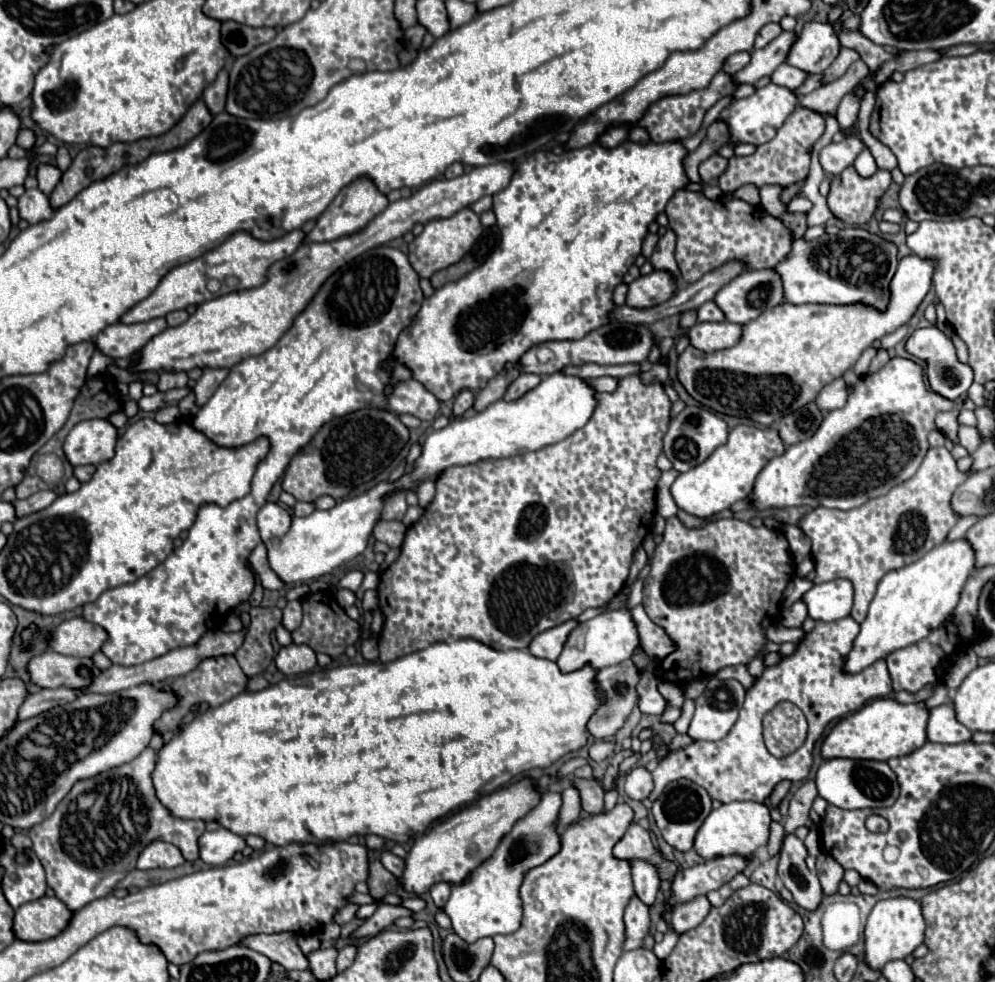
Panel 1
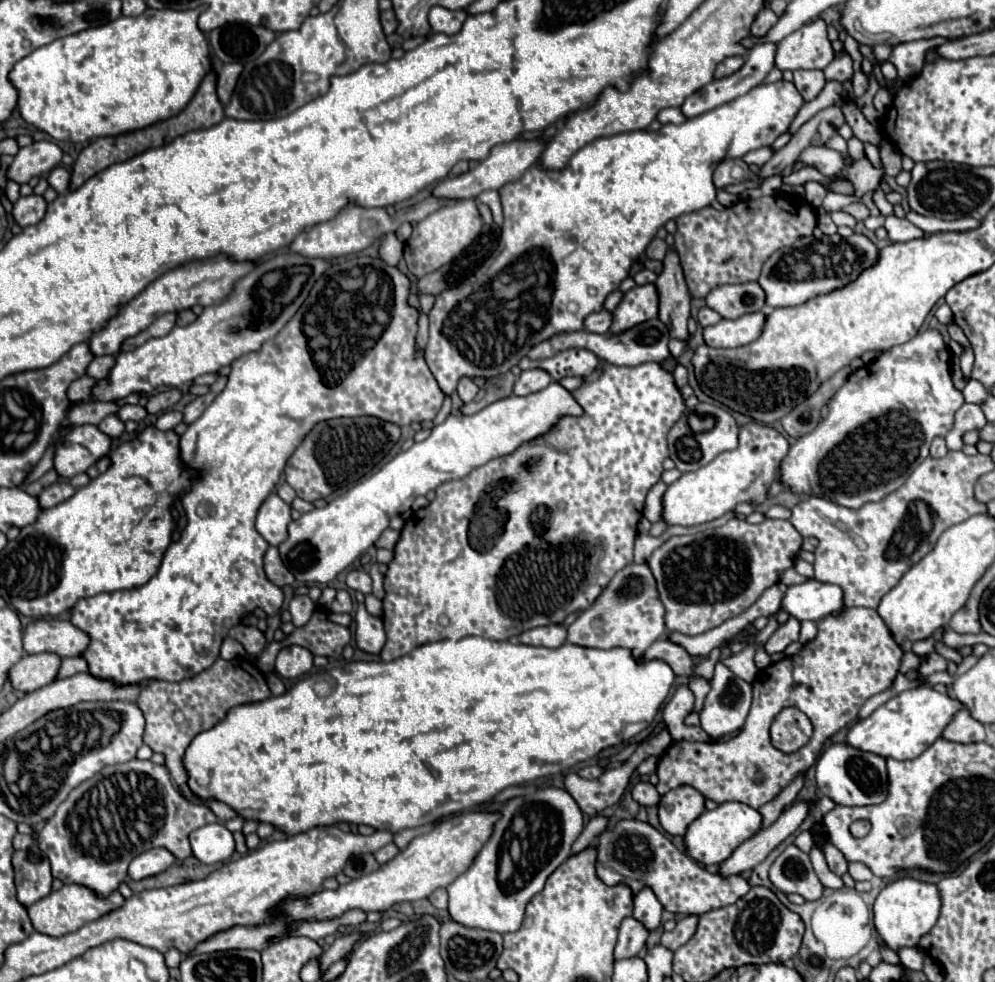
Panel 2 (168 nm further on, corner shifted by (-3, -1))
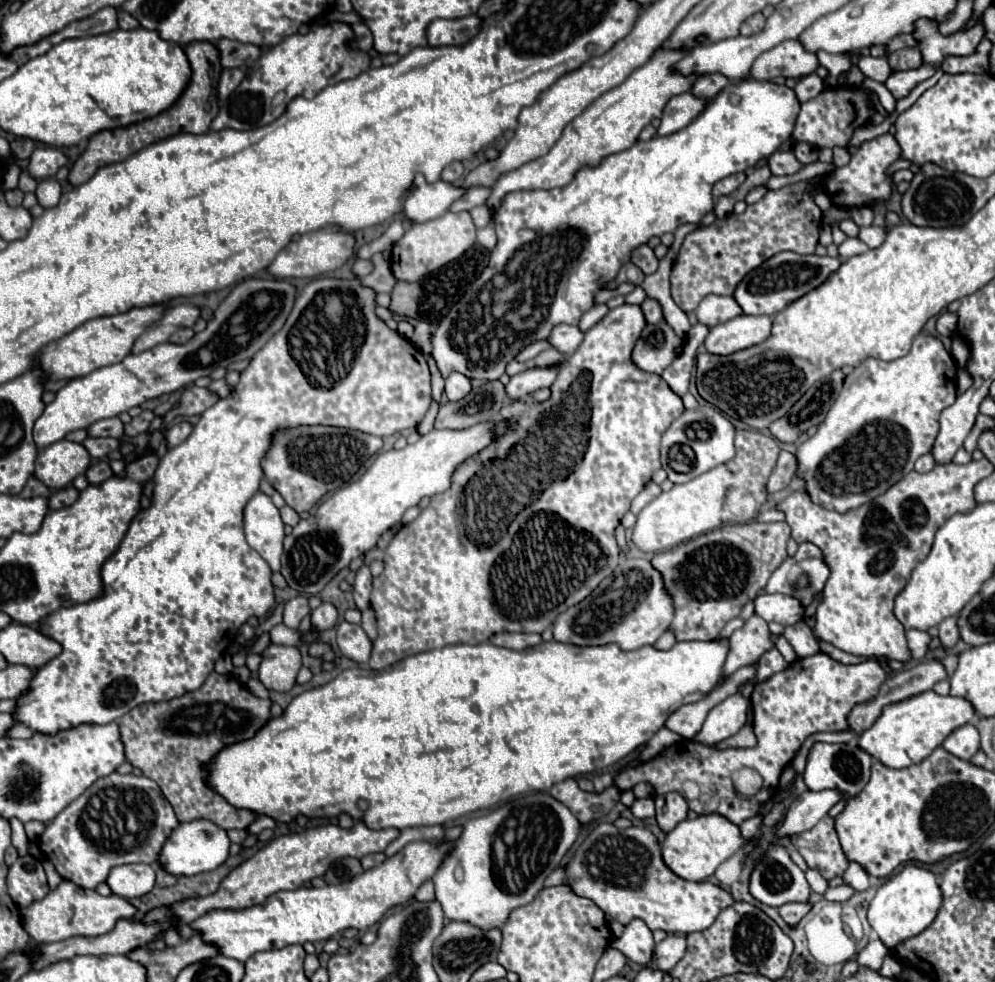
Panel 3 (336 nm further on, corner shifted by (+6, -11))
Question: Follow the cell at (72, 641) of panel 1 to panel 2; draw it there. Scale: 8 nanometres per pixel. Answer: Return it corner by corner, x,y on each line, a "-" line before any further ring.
38,619
24,627
22,643
26,653
56,653
60,657
76,657
88,647
88,635
70,621

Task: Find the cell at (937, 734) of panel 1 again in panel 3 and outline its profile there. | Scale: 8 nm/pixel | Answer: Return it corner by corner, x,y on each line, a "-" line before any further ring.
971,723
957,727
943,741
943,749
947,749
949,753
953,753
959,759
969,761
977,753
977,749
979,749
979,733
977,733
977,729

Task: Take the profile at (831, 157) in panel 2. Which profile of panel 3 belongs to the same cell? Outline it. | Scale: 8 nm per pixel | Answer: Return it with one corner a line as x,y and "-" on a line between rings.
775,151
771,157
769,157
769,163
767,163
773,171
773,175
791,175
791,173
797,173
799,169
803,169
805,165
797,161
797,157
793,155
793,151

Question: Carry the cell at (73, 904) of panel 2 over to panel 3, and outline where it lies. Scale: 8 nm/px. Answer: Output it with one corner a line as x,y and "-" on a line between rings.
61,881
61,885
45,895
41,901
33,901
29,907
21,911
21,923
23,929
31,935
37,943
53,943
53,941
65,941
69,937
97,937
109,933
117,919
127,917
131,919
135,915
135,907
129,905
119,895
103,897
97,891
83,889
71,881

